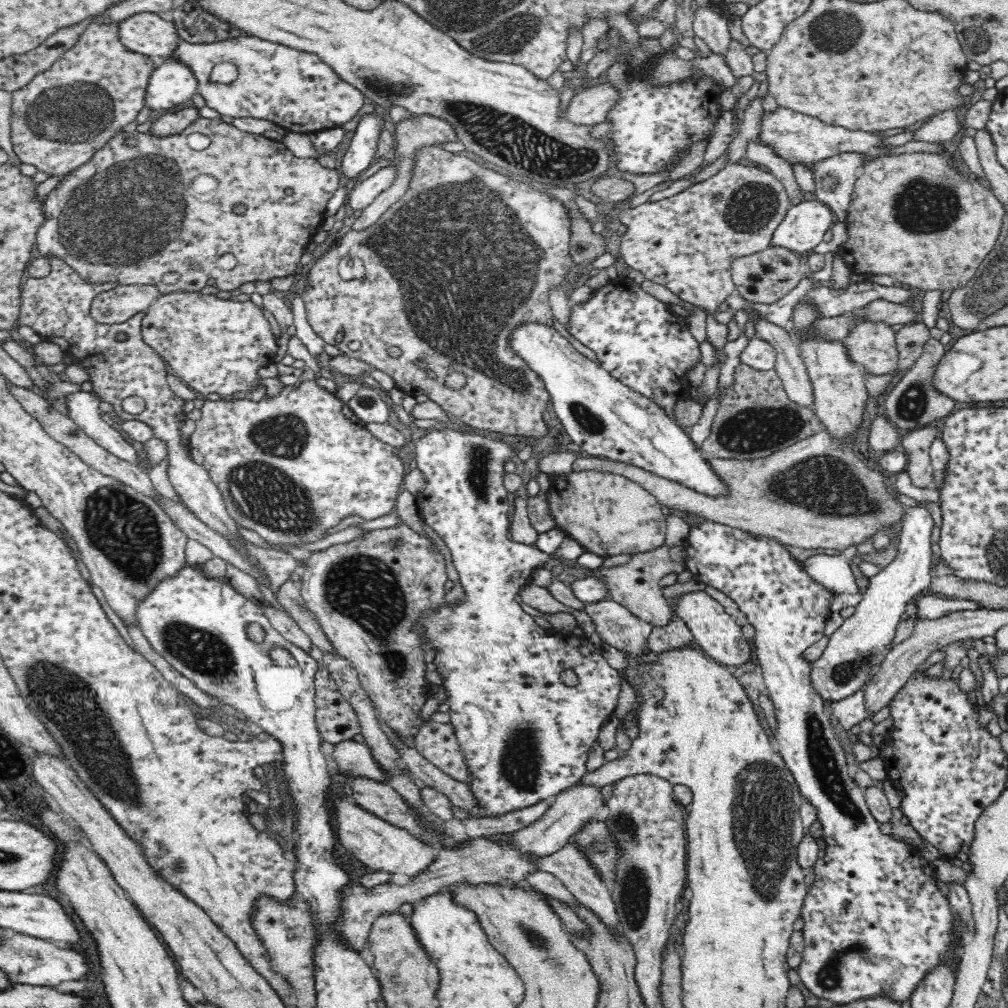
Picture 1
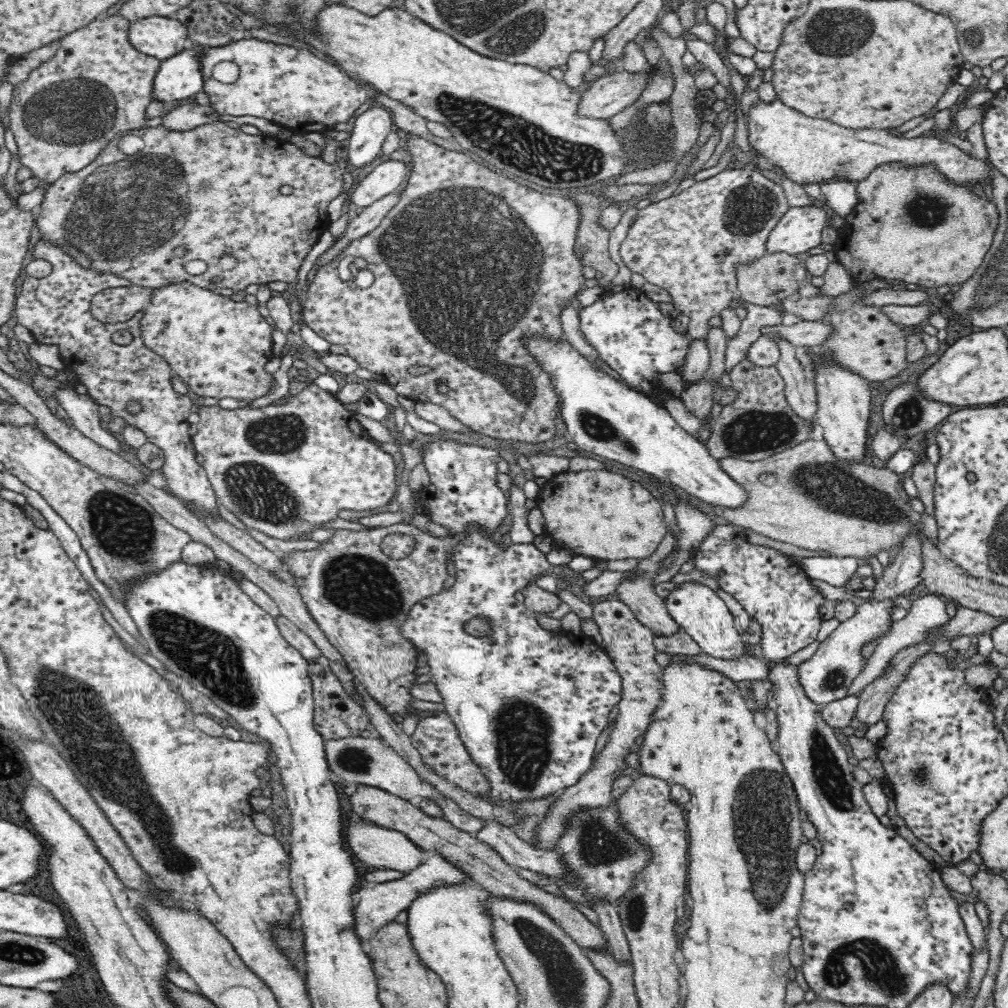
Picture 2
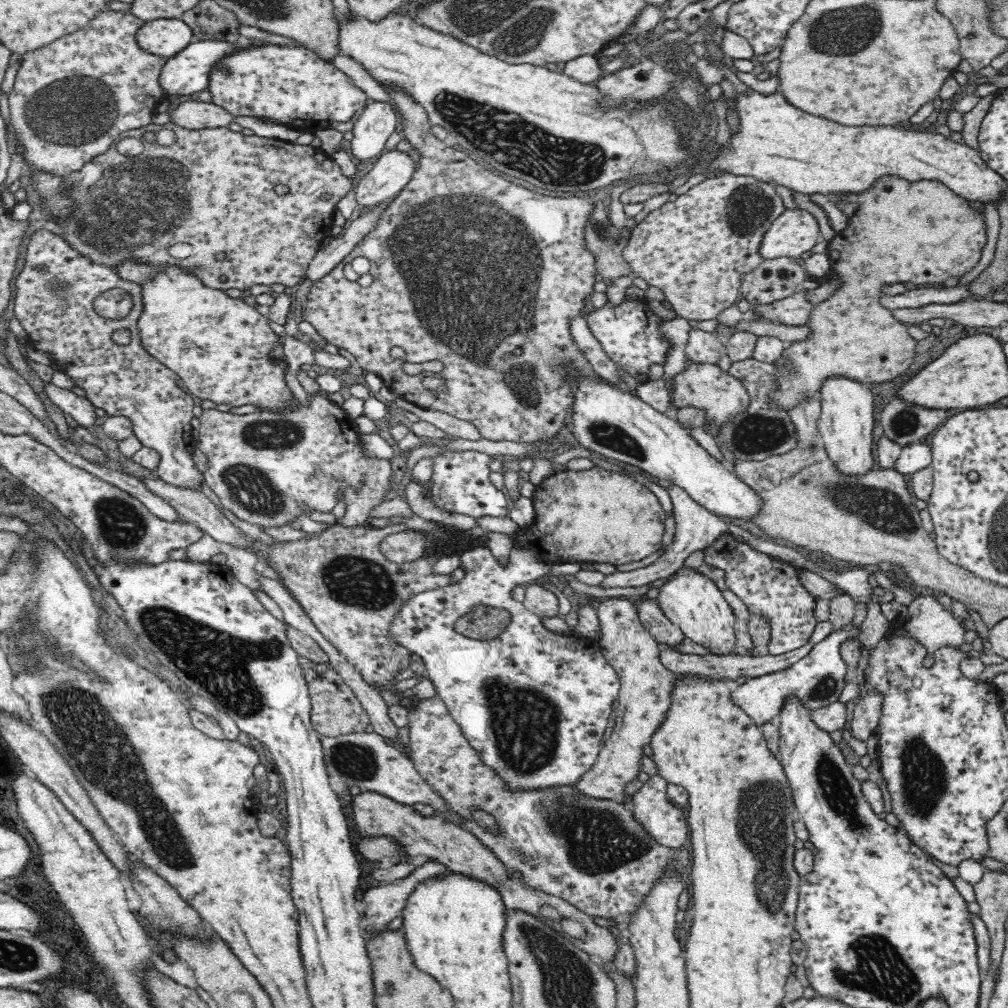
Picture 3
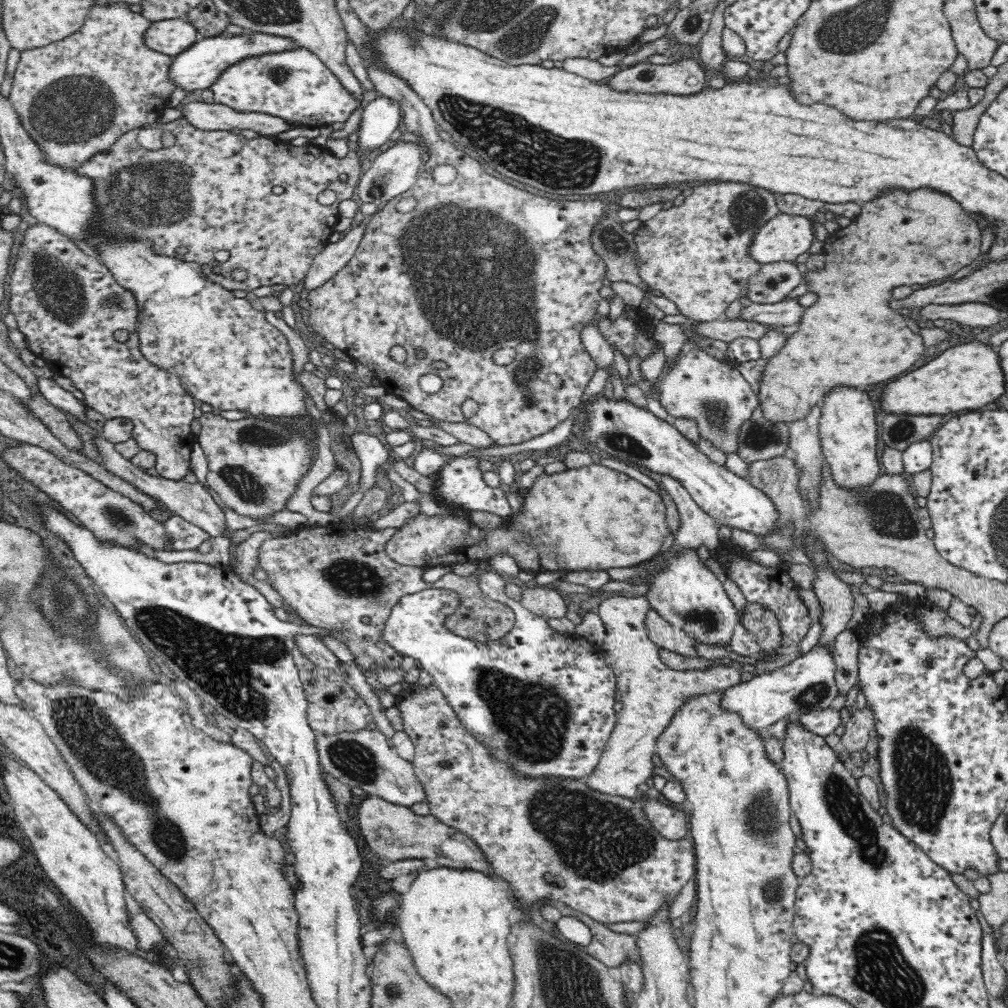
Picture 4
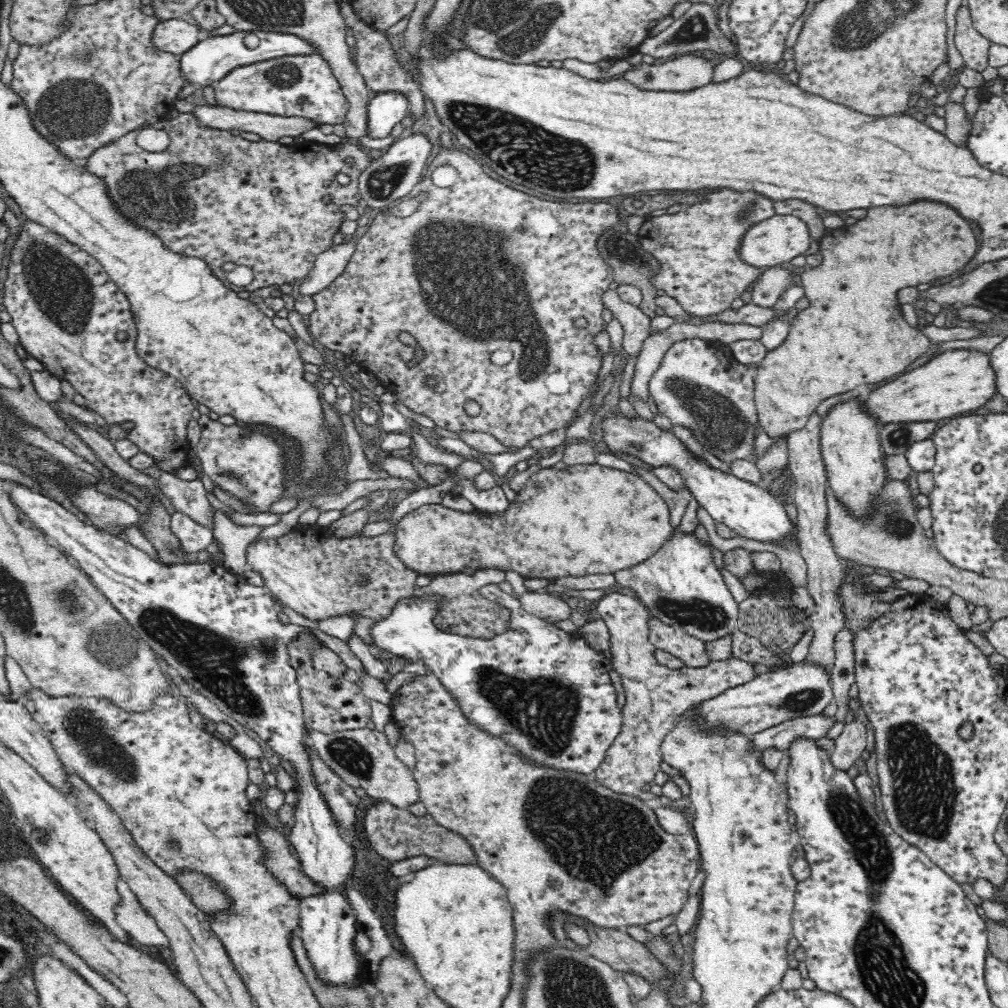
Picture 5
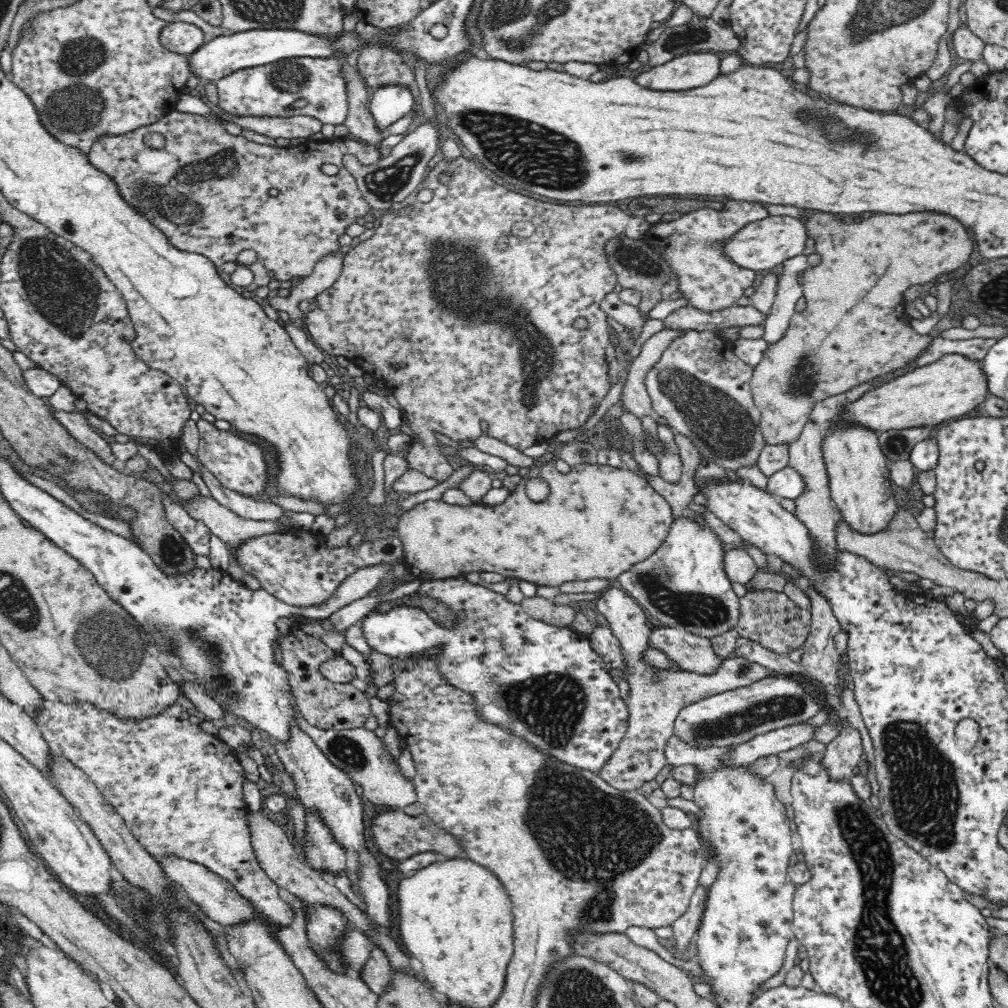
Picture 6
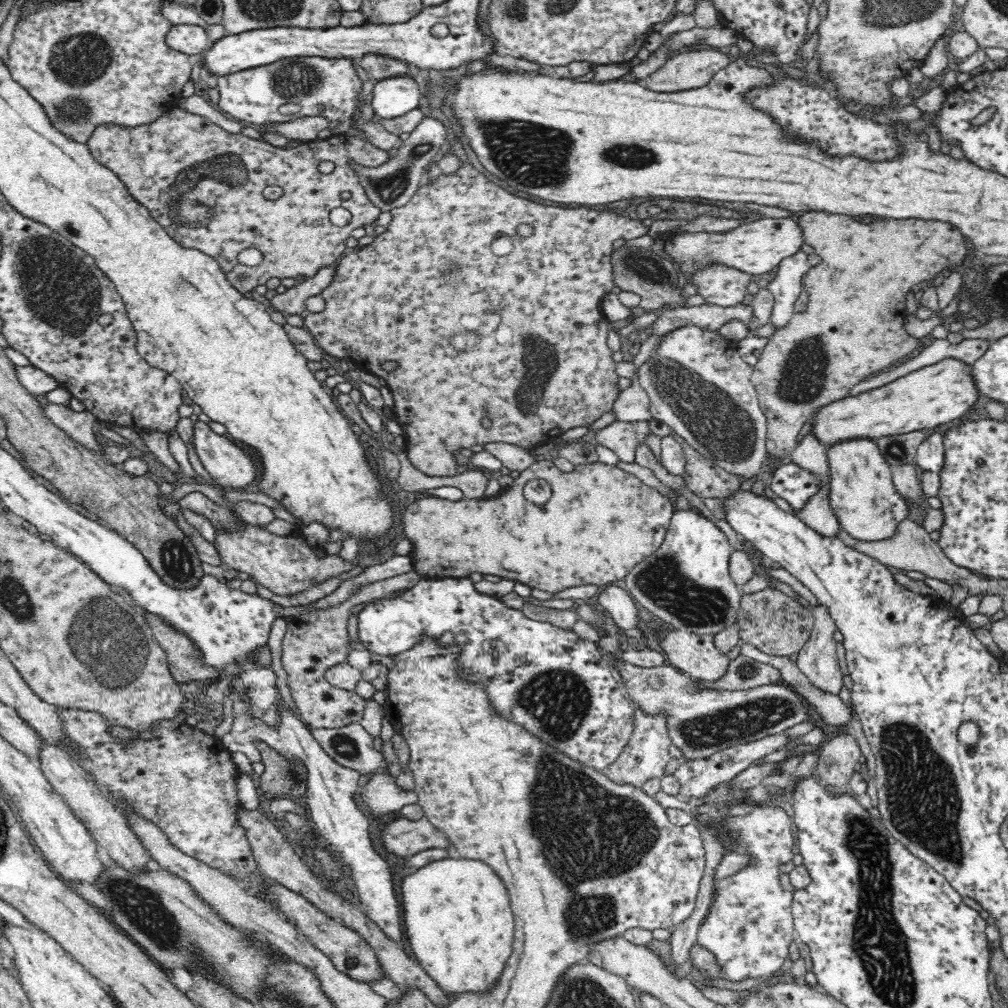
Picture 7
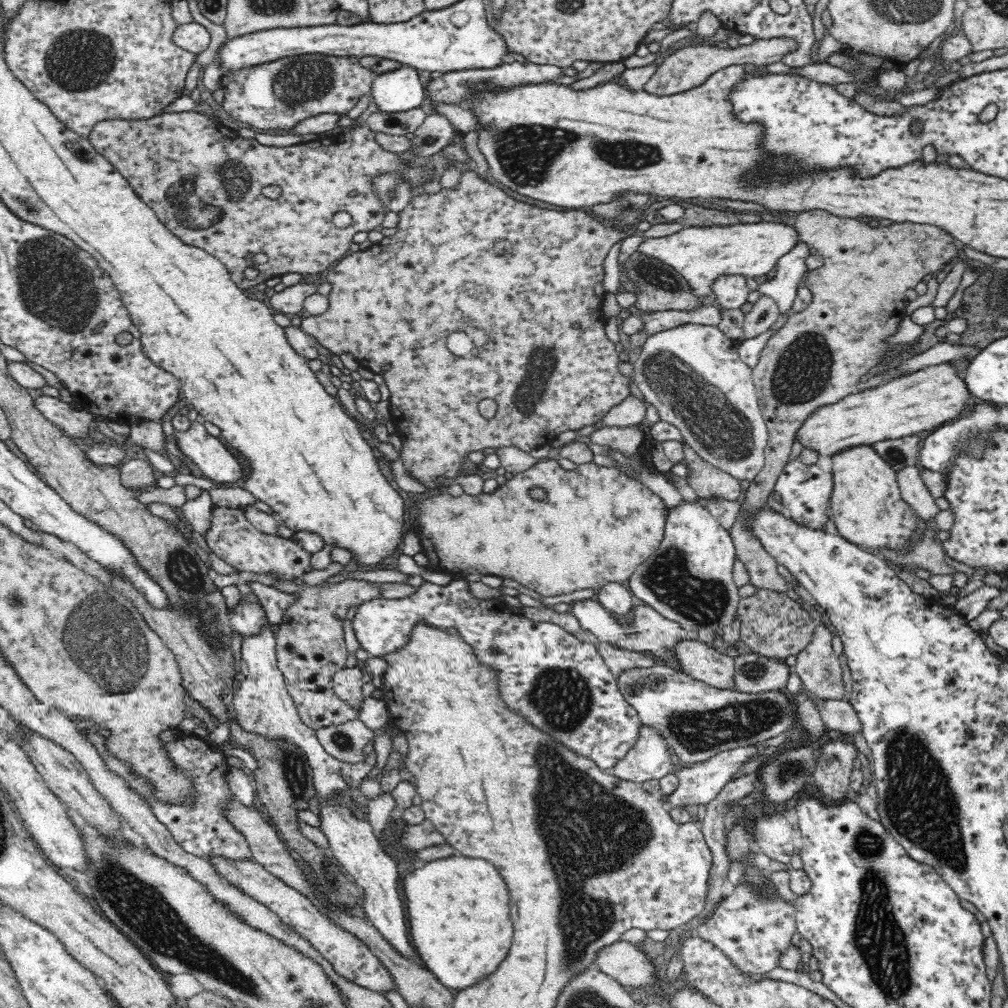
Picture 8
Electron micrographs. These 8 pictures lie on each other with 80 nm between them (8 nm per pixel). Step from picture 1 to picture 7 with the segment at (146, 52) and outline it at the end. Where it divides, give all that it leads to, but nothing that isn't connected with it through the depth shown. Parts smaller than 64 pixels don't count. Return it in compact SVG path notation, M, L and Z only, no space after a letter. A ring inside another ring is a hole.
M174 24L164 36L166 45L187 55L200 55L208 48L206 31L200 25Z

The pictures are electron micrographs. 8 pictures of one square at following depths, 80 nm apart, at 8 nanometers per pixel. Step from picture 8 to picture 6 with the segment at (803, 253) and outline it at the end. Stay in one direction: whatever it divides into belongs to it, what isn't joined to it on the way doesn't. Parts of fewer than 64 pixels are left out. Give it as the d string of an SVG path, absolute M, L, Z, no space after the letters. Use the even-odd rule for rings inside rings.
M800 253L782 263L782 276L778 279L778 294L772 308L762 324L764 334L761 337L768 344L778 342L788 330L792 316L796 313L796 302L803 297L802 286L798 283L798 274L810 266L807 256Z

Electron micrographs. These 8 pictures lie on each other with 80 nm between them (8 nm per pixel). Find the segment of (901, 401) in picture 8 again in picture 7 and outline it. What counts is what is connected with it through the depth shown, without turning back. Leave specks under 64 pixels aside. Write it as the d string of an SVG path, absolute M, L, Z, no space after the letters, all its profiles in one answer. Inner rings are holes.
M945 358L879 388L824 405L813 418L812 433L828 447L846 438L877 439L922 431L924 428L933 429L956 418L960 419L968 410L976 407L974 404L978 398L980 392L972 380L968 364L957 358Z

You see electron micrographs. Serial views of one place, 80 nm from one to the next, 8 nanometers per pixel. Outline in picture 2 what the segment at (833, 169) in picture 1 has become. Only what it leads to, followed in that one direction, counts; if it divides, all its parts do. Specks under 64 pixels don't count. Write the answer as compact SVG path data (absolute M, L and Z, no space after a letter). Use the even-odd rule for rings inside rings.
M842 177L821 181L818 184L822 195L824 195L822 204L831 214L836 213L838 217L845 219L856 204L857 184L848 181L848 179L842 179Z

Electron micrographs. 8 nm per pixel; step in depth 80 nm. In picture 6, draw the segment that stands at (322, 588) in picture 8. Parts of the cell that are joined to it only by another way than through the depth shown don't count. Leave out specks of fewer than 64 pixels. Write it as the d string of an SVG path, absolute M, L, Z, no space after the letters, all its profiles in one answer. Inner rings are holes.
M315 619L311 625L292 623L289 633L282 640L281 651L284 669L290 673L289 683L294 693L300 716L308 724L324 730L344 730L360 728L371 715L369 699L364 692L350 683L328 681L319 670L319 665L331 657L341 656L342 646L346 643L328 623L328 619Z

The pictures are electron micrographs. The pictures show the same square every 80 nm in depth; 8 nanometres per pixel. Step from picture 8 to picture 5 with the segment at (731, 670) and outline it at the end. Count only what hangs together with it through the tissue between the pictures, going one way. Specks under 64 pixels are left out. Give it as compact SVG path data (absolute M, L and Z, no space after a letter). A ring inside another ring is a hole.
M655 616L648 619L647 625L649 642L656 650L669 652L686 667L701 668L710 664L711 659L704 650L705 643L702 640L689 636L680 627L672 627Z

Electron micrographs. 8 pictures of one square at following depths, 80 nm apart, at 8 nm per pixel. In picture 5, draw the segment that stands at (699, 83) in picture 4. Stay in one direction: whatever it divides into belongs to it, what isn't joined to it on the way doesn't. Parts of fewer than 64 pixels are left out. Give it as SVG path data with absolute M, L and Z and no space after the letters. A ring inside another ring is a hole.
M681 55L655 64L642 62L621 74L620 79L645 91L688 92L710 83L713 68L706 58Z

